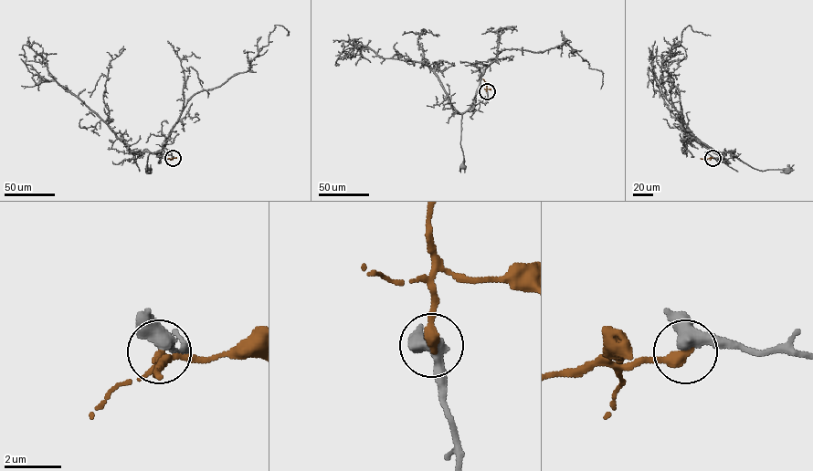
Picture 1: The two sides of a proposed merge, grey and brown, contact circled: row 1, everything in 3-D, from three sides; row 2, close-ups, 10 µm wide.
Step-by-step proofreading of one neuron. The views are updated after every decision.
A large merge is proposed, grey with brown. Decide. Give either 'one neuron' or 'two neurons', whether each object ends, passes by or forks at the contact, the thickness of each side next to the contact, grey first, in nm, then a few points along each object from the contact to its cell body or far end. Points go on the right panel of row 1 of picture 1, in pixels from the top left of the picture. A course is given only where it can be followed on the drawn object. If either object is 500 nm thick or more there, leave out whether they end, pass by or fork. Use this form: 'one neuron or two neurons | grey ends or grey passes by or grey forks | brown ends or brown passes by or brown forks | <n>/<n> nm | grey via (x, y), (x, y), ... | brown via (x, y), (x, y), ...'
one neuron | grey passes by | brown ends | 460/400 nm | grey via (712, 158), (723, 156), (728, 151), (758, 170), (787, 171) | brown via (712, 158), (700, 158)

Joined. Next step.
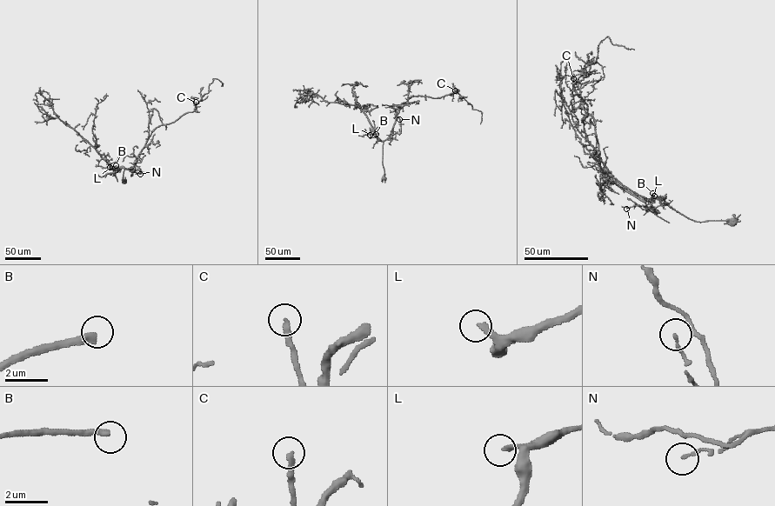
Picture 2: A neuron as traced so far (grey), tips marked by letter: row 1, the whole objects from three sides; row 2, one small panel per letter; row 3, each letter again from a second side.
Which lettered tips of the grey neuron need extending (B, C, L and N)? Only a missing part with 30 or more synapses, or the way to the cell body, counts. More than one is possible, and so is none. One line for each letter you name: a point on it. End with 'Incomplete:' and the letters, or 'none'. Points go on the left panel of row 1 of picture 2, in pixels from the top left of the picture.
B: Place: (116, 165)
C: Place: (196, 102)
L: Place: (110, 167)
Incomplete: B, C, L

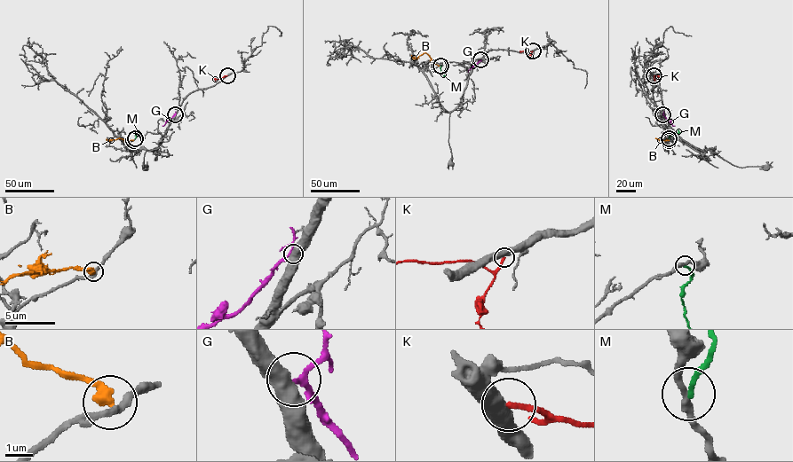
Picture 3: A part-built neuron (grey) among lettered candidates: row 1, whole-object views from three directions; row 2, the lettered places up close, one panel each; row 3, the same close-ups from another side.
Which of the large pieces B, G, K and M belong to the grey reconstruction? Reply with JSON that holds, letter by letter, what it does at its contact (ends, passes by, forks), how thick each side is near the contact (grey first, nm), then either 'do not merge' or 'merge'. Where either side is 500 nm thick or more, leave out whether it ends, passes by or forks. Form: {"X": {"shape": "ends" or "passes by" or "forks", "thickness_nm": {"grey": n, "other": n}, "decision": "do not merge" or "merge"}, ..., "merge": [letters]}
{"B": {"shape": "ends", "thickness_nm": {"grey": 260, "other": 440}, "decision": "do not merge"}, "G": {"thickness_nm": {"grey": 550, "other": 150}, "decision": "merge"}, "K": {"thickness_nm": {"grey": 550, "other": 200}, "decision": "do not merge"}, "M": {"shape": "ends", "thickness_nm": {"grey": 280, "other": 170}, "decision": "do not merge"}, "merge": ["G"]}

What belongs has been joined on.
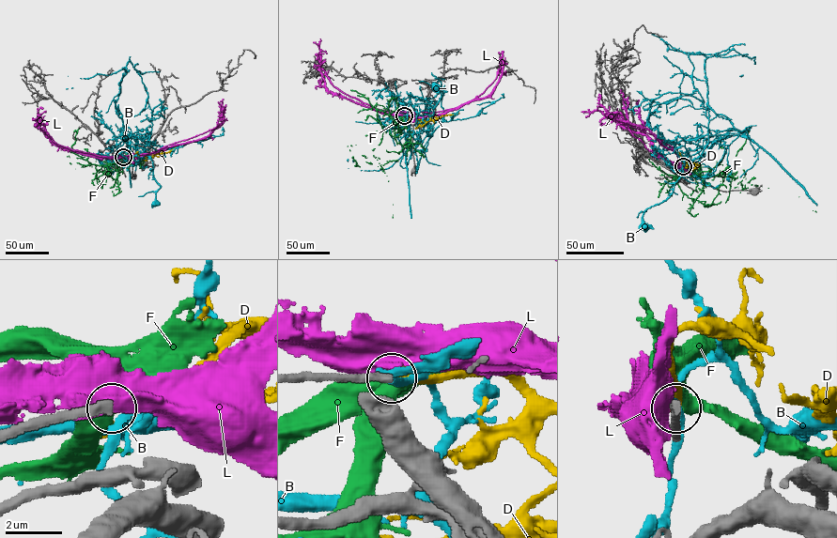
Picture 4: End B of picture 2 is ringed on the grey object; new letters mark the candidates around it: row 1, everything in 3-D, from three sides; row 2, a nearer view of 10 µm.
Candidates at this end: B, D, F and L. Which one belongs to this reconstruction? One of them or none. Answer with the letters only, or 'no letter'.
D

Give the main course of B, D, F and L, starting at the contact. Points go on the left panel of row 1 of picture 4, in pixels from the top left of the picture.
B: (123, 158), (128, 156), (130, 146), (140, 147), (149, 157), (154, 178), (161, 186), (156, 192), (155, 204)
D: (123, 157), (131, 155), (148, 158), (178, 146)
F: (123, 157), (130, 165), (123, 162), (108, 175), (90, 165), (81, 167), (70, 163), (71, 146), (80, 129)
L: (123, 157), (134, 159), (205, 138), (223, 119), (219, 116), (217, 126), (206, 132), (168, 145)

